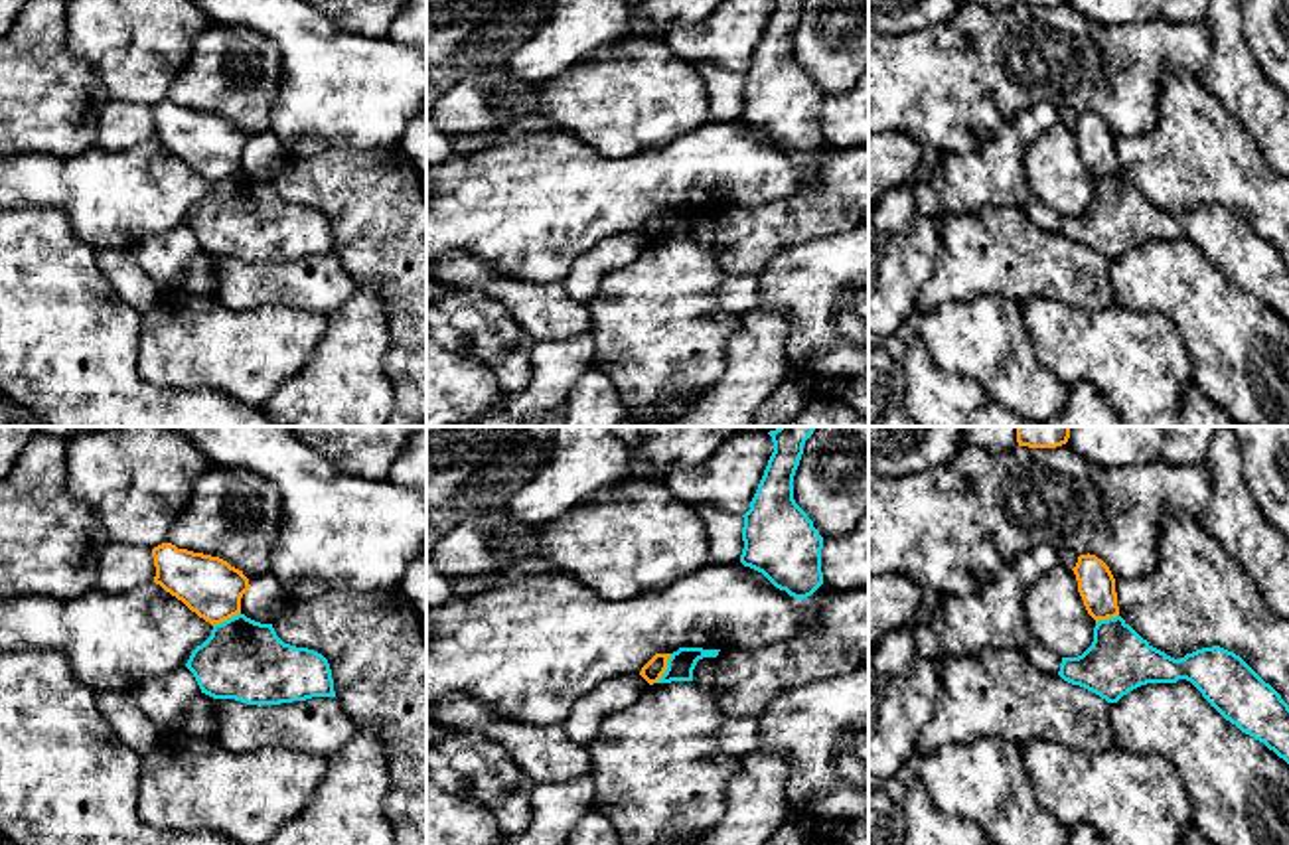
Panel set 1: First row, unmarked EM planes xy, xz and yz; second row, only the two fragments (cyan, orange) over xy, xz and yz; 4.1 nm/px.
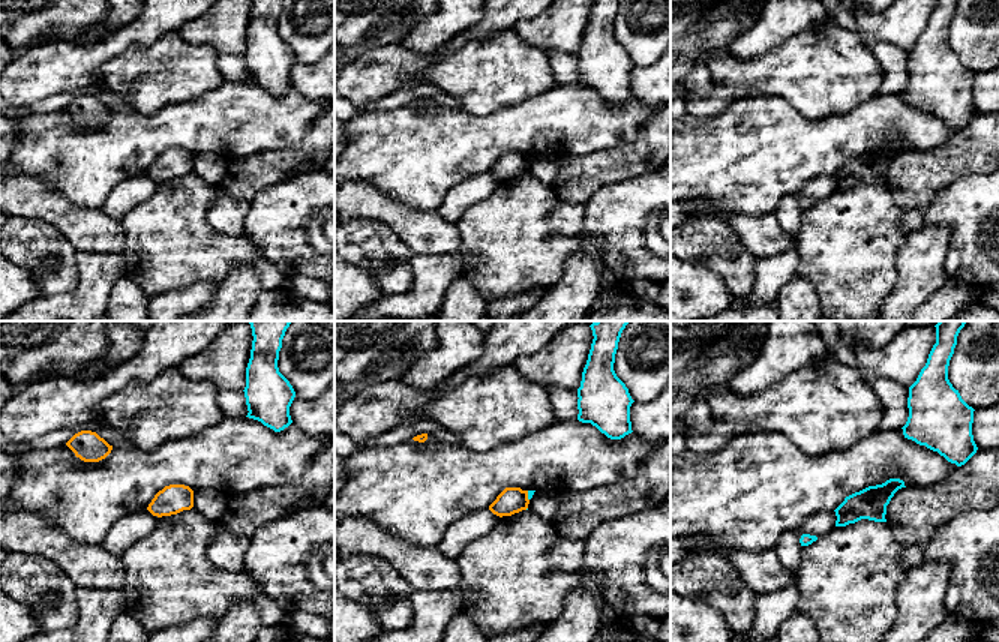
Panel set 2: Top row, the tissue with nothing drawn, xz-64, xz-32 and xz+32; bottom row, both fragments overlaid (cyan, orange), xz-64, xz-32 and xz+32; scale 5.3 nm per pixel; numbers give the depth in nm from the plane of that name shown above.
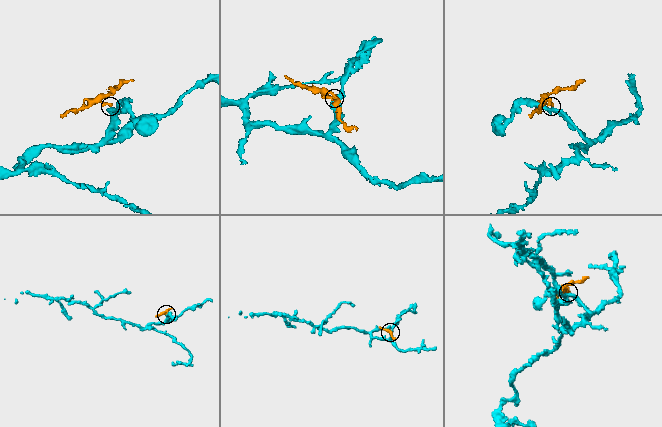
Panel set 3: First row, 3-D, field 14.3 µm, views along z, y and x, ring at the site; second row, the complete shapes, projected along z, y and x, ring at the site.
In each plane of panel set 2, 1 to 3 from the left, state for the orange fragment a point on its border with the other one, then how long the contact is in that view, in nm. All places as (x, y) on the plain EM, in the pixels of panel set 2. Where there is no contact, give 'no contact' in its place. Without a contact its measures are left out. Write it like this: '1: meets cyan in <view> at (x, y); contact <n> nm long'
1: no contact
2: meets cyan in xz-32 at (528, 159); contact 60 nm long
3: no contact

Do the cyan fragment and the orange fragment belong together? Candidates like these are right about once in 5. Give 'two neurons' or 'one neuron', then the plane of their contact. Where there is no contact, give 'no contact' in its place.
two neurons; meets cyan in xz

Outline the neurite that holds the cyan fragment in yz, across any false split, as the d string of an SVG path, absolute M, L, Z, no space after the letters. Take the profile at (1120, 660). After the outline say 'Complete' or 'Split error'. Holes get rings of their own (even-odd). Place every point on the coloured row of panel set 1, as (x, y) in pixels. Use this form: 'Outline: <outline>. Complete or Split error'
Outline: M1115 616L1096 622L1092 646L1078 657L1062 657L1058 675L1107 703L1147 683L1186 679L1226 721L1289 764L1289 705L1240 655L1220 646L1175 659Z. Complete

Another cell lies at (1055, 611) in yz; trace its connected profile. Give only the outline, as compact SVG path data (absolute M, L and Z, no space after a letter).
M1064 565L1028 586L1023 610L1034 642L1062 657L1078 657L1094 642L1096 620L1084 606L1074 571Z

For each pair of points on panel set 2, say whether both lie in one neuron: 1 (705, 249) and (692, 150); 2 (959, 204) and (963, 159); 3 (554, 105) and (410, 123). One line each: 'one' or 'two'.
1: two
2: two
3: one

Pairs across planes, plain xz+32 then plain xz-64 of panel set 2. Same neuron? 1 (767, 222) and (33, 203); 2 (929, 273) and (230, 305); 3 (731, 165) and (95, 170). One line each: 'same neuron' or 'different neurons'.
1: same neuron
2: same neuron
3: same neuron

